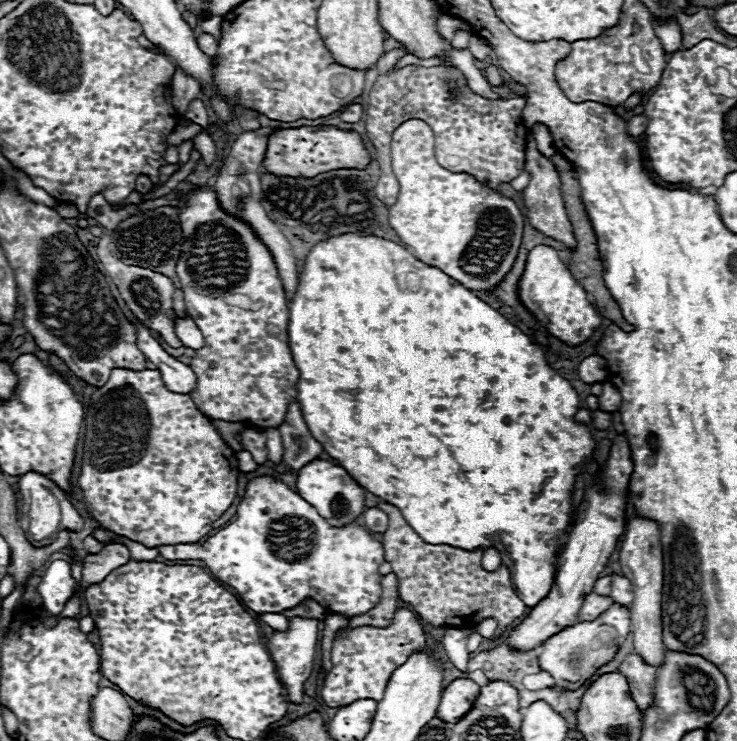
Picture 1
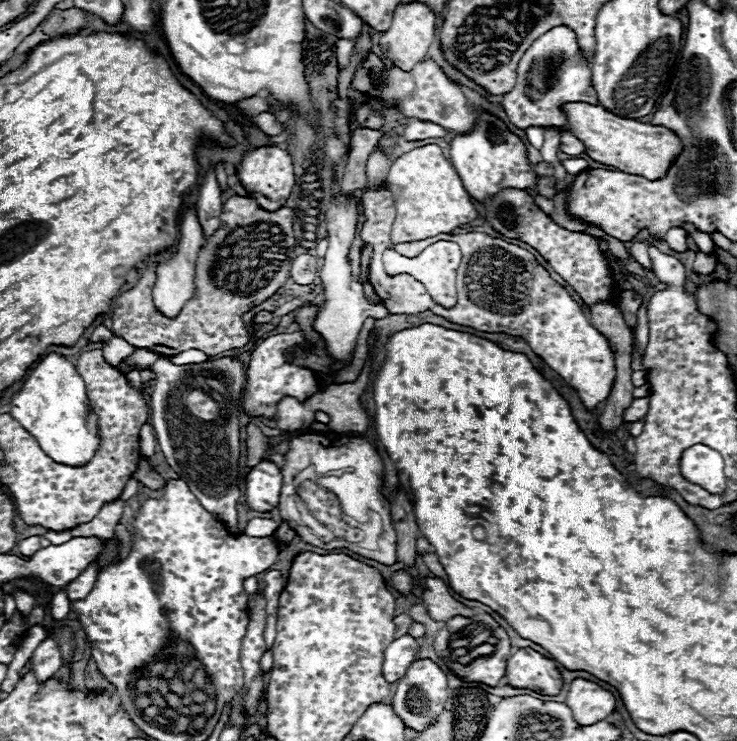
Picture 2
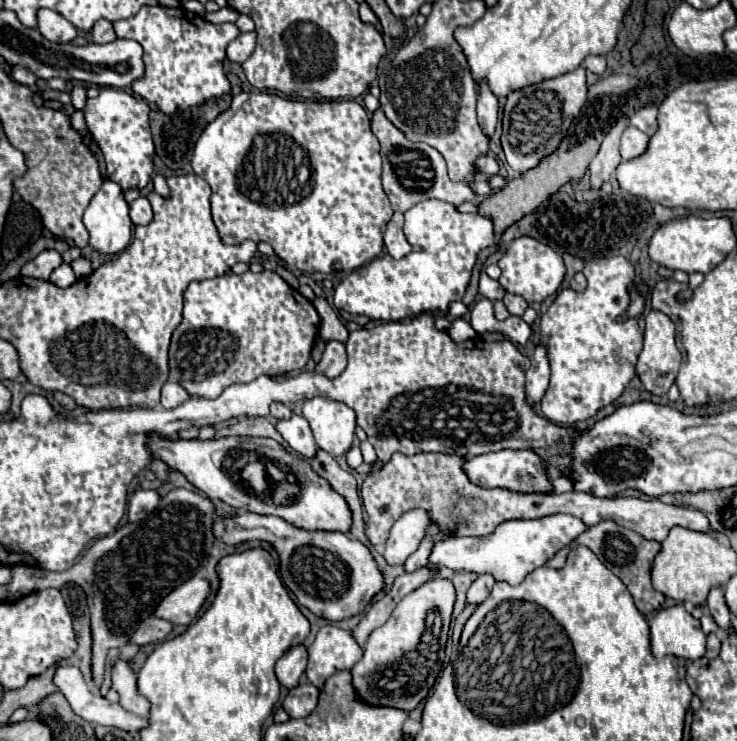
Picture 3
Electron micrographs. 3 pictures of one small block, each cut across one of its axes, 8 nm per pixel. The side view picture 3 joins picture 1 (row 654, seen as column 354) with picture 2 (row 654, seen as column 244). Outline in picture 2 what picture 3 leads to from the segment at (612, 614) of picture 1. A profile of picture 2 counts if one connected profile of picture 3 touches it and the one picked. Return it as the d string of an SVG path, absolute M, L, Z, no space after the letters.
M520 648L510 656L506 682L514 688L528 688L546 696L556 696L564 684L554 660L544 658L532 648Z

